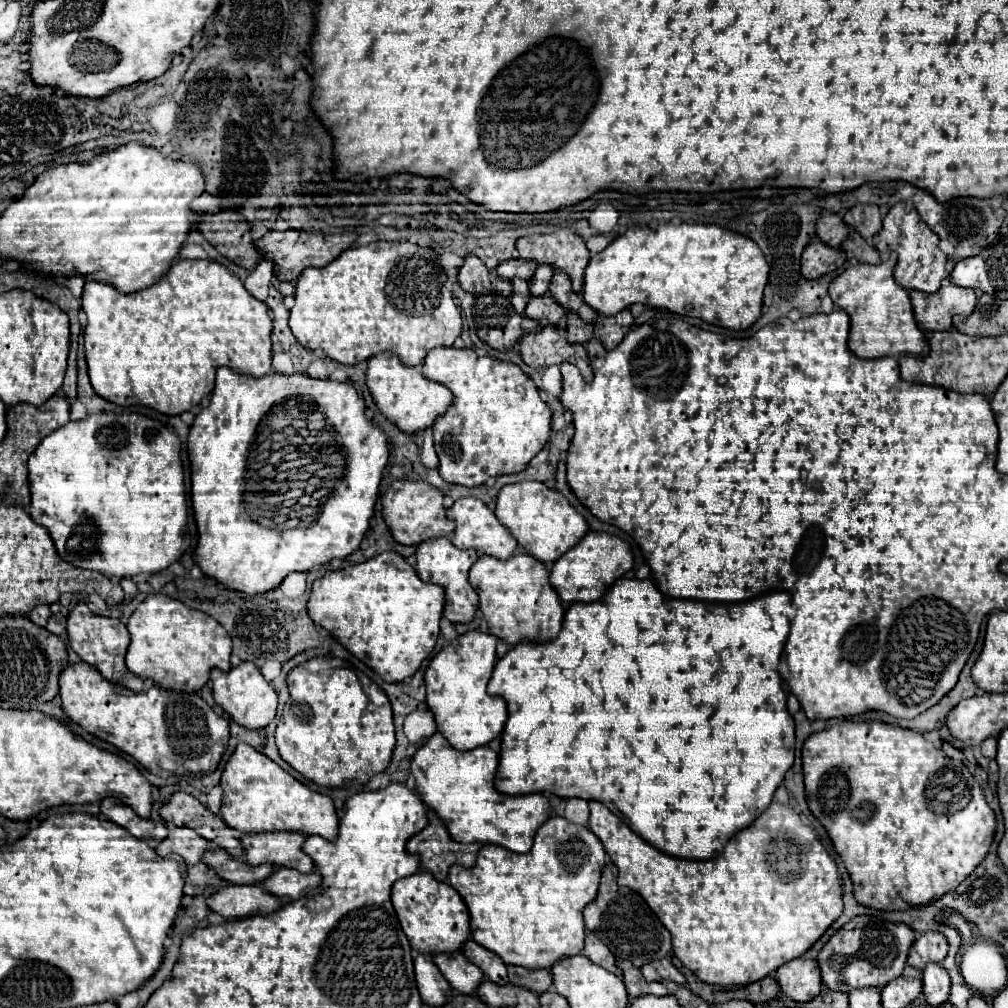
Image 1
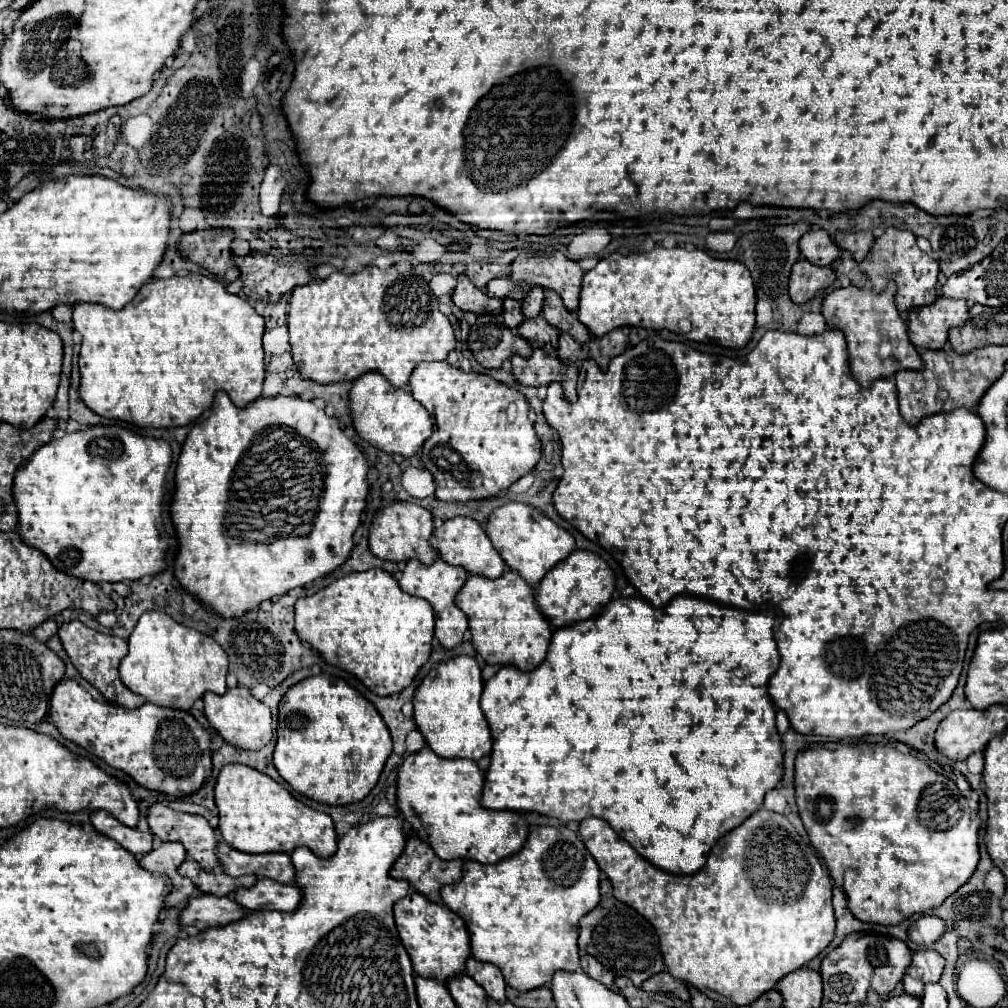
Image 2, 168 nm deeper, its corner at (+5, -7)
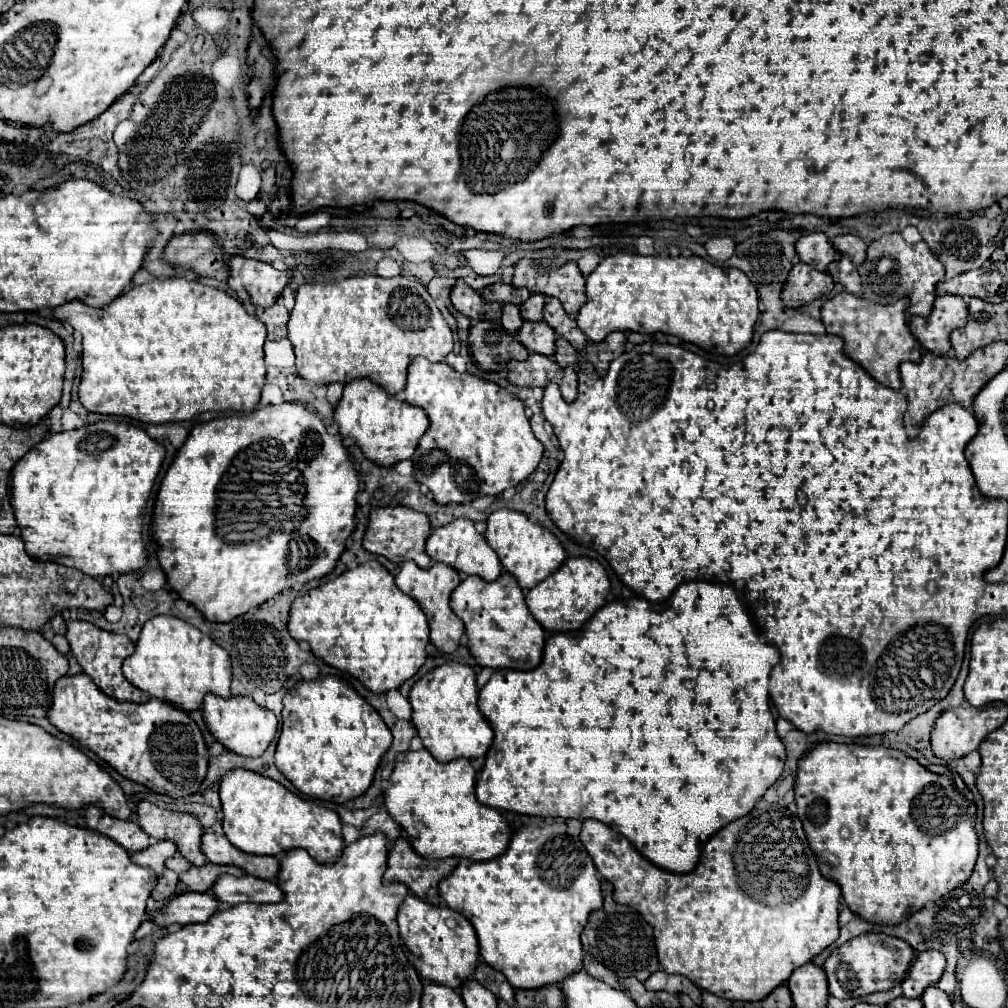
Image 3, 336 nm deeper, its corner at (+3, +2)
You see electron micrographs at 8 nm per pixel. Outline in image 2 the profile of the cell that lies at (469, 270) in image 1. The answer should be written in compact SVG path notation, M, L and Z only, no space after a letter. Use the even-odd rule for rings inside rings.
M459 275L457 277L457 287L453 291L453 303L461 311L473 311L473 313L501 313L503 311L503 301L489 297L483 289L475 287L469 277Z

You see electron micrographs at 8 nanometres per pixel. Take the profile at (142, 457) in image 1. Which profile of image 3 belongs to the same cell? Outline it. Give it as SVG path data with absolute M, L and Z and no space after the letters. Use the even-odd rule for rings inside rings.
M101 420L41 440L11 470L11 506L27 554L35 560L45 558L55 564L77 568L91 578L143 568L147 564L147 552L141 538L141 512L161 470L163 456L163 446L151 440L143 428L115 420Z

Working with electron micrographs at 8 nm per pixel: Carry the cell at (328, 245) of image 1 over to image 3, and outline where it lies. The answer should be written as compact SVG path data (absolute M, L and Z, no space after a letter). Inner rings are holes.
M233 256L229 260L229 288L237 292L239 300L247 300L255 306L267 308L279 298L287 282L291 280L291 272L279 272L271 264Z

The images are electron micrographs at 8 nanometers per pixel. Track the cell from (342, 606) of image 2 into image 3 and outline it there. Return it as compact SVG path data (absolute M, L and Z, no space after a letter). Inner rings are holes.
M377 560L359 564L335 580L327 580L321 586L311 588L305 596L295 598L289 610L289 634L295 640L305 640L317 658L341 672L349 672L375 694L399 688L405 680L413 678L423 666L429 646L427 616L415 600L395 586L393 576Z

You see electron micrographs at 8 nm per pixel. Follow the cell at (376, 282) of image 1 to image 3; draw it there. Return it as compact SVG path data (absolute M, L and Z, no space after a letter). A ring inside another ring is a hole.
M365 274L345 278L335 284L303 284L295 294L295 308L287 326L289 340L297 356L297 374L319 386L327 386L331 382L349 384L357 378L369 378L389 394L397 394L405 388L407 366L413 358L425 356L431 362L443 362L453 350L453 334L447 322L443 320L427 288L413 276L381 278L375 274Z

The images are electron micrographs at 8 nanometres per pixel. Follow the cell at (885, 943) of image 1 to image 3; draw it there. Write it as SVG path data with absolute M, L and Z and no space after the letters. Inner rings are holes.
M885 934L855 936L837 950L833 950L823 966L829 978L829 994L835 998L863 998L873 992L891 990L893 986L903 982L913 958L915 950L899 938Z

